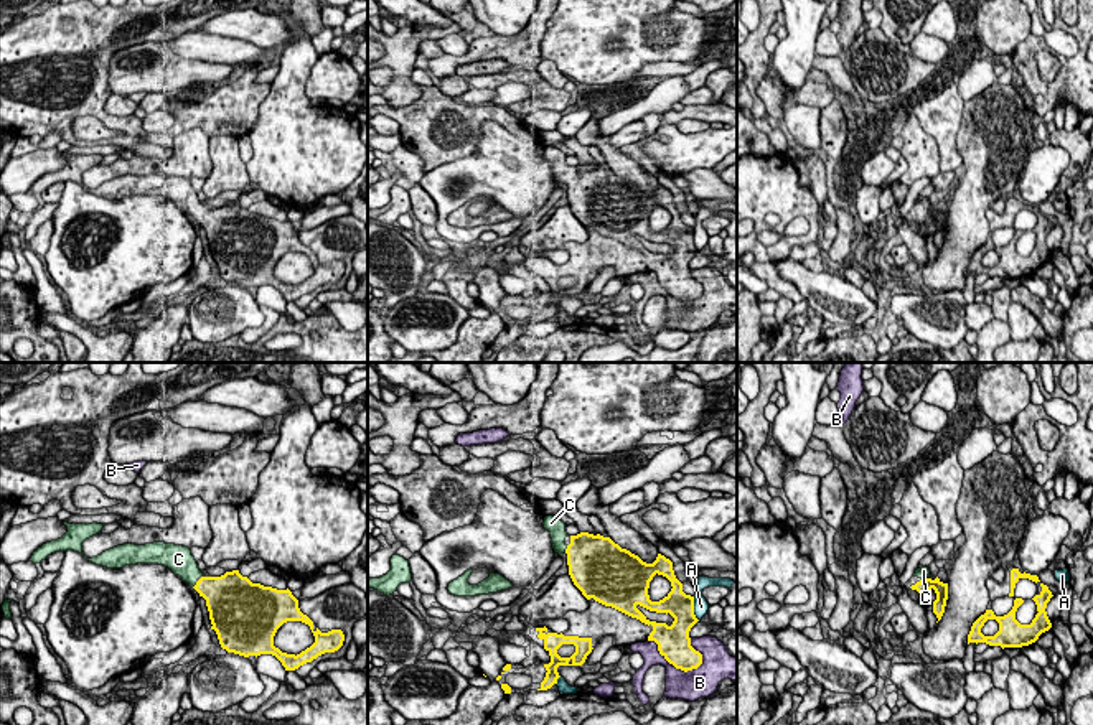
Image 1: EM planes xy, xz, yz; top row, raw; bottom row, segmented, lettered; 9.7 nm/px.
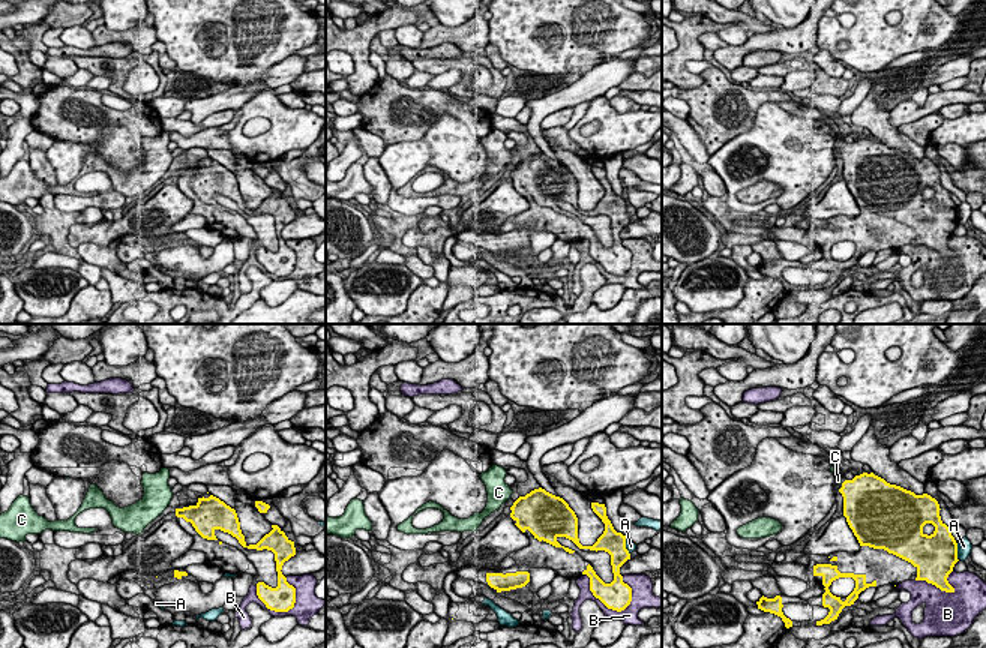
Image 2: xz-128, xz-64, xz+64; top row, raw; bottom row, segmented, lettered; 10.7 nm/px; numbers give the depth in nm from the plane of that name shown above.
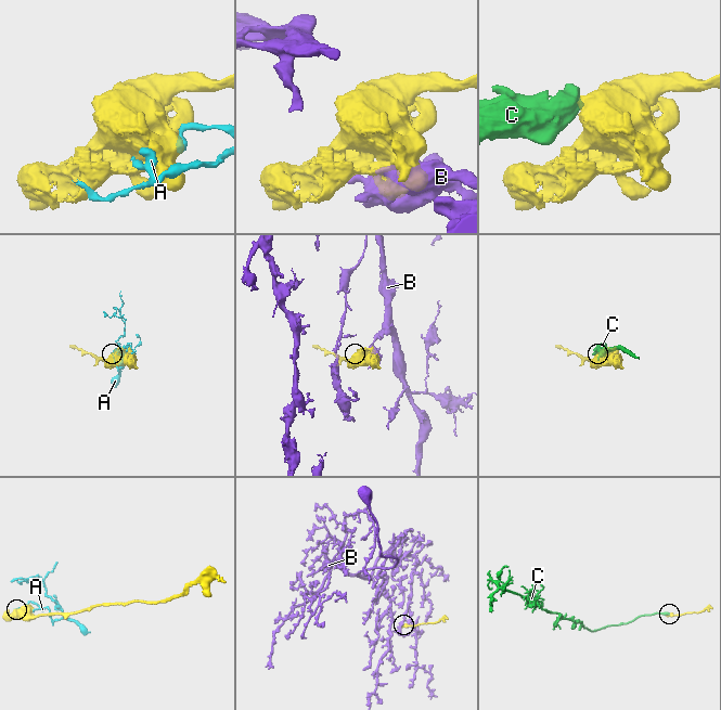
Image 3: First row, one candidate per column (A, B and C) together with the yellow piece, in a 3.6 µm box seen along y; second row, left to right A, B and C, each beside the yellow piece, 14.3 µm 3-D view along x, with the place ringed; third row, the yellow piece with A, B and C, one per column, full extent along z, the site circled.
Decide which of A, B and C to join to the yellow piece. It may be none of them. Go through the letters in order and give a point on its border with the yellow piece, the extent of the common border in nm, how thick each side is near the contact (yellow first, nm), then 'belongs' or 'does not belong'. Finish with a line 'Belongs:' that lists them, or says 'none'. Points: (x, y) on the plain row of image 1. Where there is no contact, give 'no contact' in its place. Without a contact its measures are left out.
A: xz (693, 239) | 240 nm | 260/140 nm | does not belong
B: xz (673, 295) | 600 nm | 320/280 nm | does not belong
C: xy (197, 215) | 110 nm | 320/240 nm | belongs
Belongs: C

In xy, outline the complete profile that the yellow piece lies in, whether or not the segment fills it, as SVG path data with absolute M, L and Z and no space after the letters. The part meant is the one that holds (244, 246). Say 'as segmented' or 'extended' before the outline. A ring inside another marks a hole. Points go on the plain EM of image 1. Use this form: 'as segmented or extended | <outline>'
extended | M153 173L145 176L124 175L86 191L107 199L122 199L135 194L158 194L180 206L206 231L211 260L228 283L244 288L272 285L285 302L295 302L325 283L343 277L341 260L321 264L298 239L298 231L287 221L252 214L239 201L221 208L206 208L183 176ZM287 252L302 252L310 257L315 274L300 285L287 285L274 277L277 260Z

